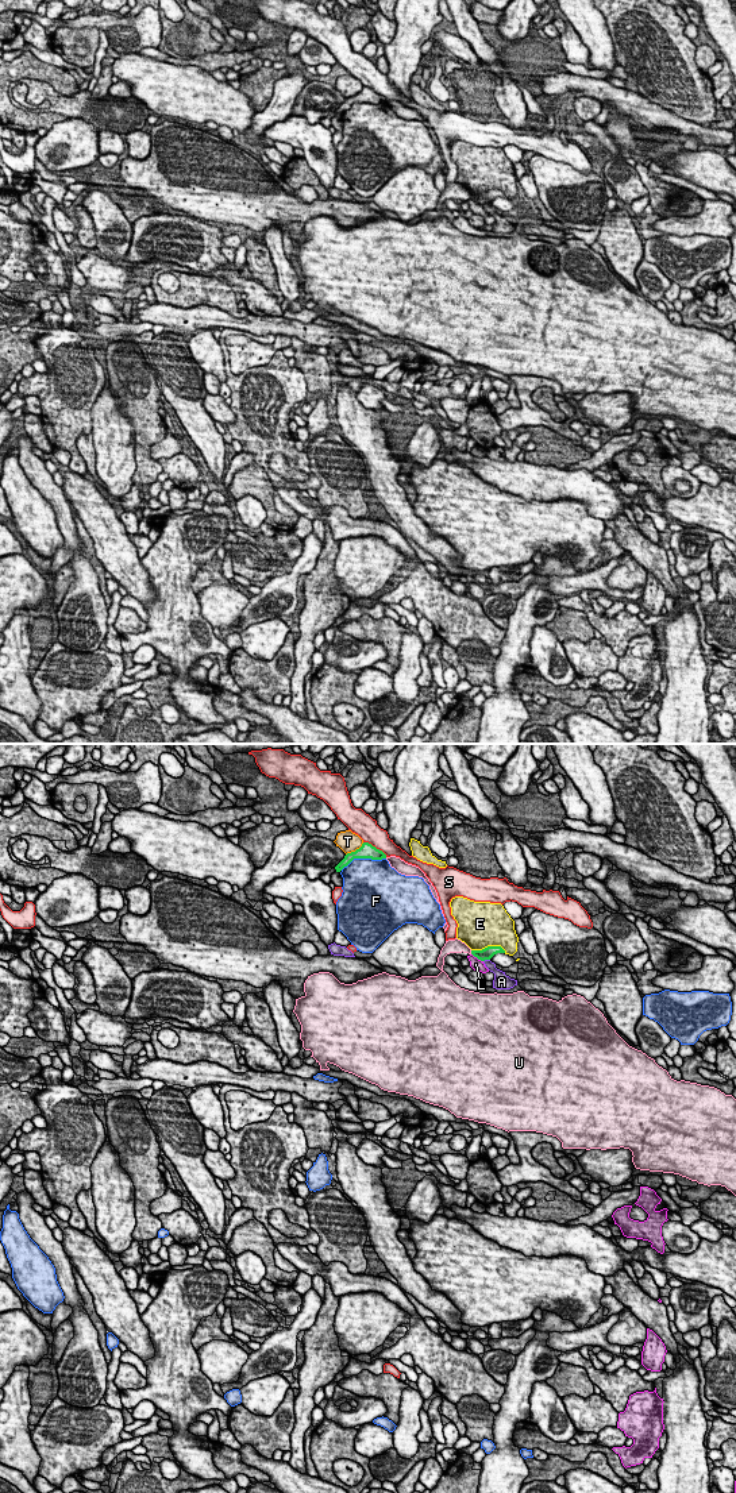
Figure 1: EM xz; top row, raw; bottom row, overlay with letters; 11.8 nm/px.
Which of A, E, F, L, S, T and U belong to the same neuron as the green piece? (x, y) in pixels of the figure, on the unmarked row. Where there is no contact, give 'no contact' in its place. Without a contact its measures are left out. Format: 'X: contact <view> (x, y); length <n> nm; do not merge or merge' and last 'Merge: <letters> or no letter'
A: contact xz (486, 203); length 90 nm; do not merge
E: contact xz (489, 191); length 420 nm; do not merge
F: contact xz (362, 101); length 550 nm; do not merge
L: contact xz (477, 201); length 180 nm; do not merge
S: contact xz (374, 91); length 340 nm; do not merge
T: contact xz (355, 95); length 260 nm; do not merge
U: contact xz (471, 196); length 50 nm; do not merge
Merge: no letter

